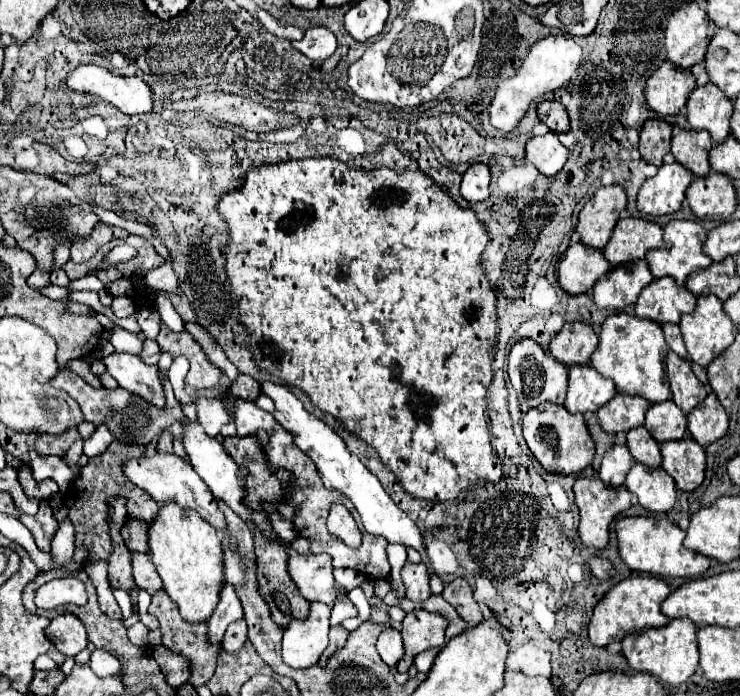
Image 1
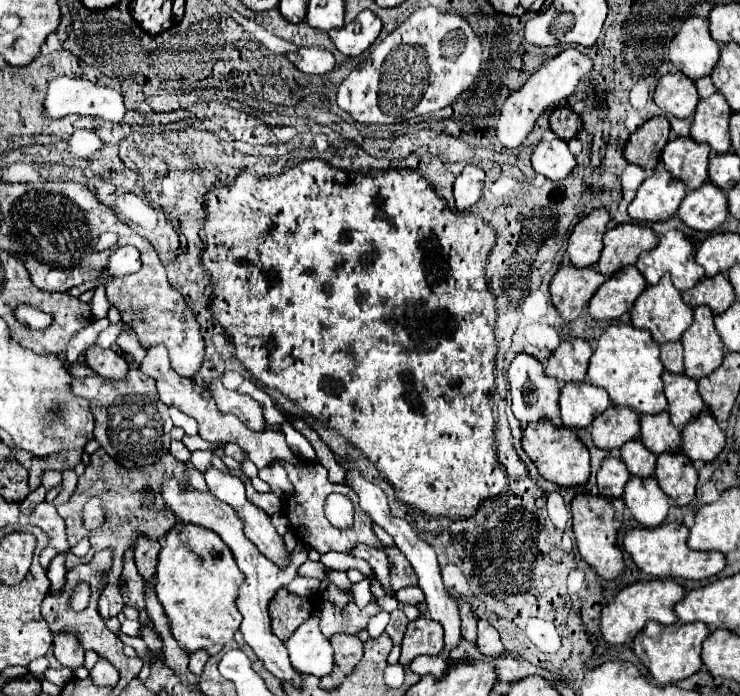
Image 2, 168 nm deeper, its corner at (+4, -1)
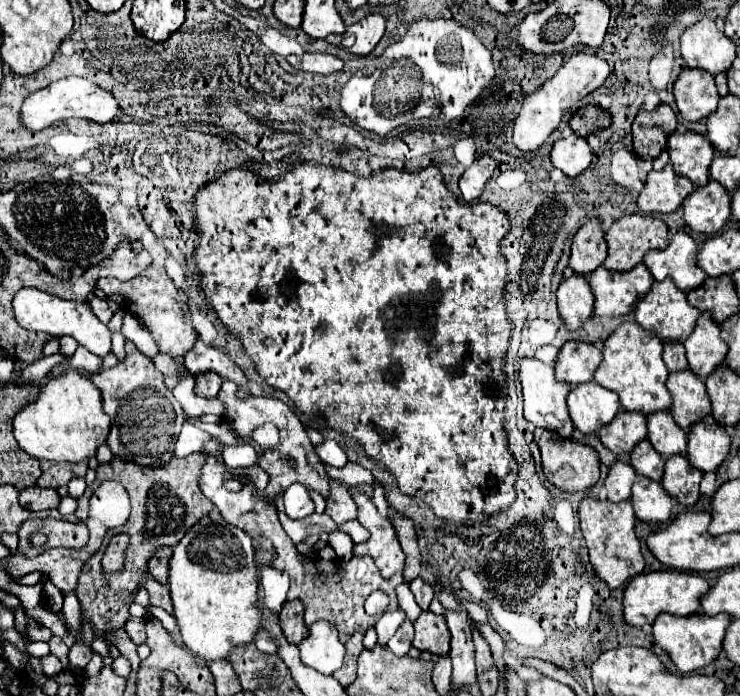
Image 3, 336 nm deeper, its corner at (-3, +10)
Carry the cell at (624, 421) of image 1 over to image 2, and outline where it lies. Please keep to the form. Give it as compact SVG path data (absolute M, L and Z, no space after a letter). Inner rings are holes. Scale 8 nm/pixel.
M610 406L592 422L592 440L602 450L622 448L628 440L638 438L640 416L628 408Z

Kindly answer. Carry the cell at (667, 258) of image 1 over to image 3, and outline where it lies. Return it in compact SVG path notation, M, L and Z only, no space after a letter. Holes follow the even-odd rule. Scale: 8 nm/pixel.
M675 233L665 249L647 251L643 263L659 281L671 277L681 291L699 287L707 273L697 265L699 243L687 233Z

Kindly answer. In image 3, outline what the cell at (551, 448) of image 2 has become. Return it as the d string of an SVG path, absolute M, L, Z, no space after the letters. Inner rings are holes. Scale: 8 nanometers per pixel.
M541 439L545 477L563 491L583 491L599 481L599 455L573 439Z

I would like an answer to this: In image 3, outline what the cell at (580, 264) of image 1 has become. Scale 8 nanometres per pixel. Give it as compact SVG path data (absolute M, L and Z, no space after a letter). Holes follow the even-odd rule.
M579 273L565 277L557 289L557 305L567 327L579 329L593 313L593 291L587 277Z

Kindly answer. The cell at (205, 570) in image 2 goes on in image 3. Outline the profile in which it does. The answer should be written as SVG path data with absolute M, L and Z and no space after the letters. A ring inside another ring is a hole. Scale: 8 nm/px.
M207 515L195 523L185 537L173 547L173 557L169 561L169 589L175 607L175 619L183 635L183 643L203 661L225 659L235 645L245 645L253 641L253 635L261 629L261 617L255 607L259 599L257 567L253 561L253 539L243 533L243 529L229 525L217 515Z

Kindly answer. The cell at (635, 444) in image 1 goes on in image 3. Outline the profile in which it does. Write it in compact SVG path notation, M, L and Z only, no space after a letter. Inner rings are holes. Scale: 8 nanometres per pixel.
M643 439L631 451L631 465L635 467L635 471L639 475L655 479L655 481L661 481L665 459L653 449L653 445L647 439Z

